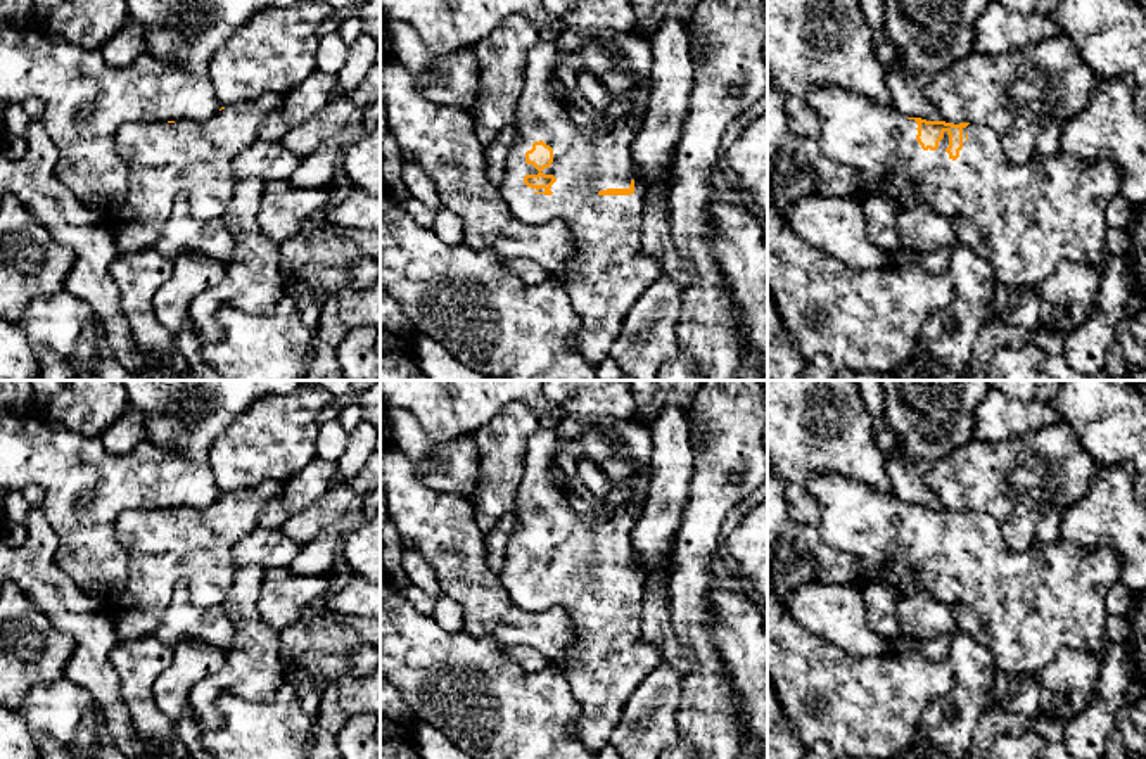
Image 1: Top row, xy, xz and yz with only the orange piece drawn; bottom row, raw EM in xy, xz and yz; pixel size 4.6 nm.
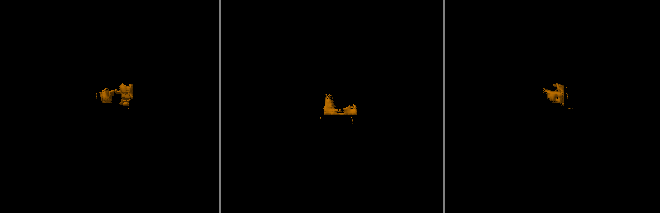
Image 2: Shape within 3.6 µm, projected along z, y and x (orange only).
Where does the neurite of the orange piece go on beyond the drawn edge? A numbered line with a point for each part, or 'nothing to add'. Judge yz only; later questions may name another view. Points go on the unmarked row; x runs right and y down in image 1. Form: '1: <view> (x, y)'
1: yz (1024, 607)

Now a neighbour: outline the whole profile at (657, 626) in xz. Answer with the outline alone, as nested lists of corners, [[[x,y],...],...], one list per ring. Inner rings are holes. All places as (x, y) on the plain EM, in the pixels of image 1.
[[[671,567],[659,569],[645,584],[641,602],[640,640],[660,648],[660,662],[684,674],[690,662],[683,652],[683,643],[676,638],[669,610]]]

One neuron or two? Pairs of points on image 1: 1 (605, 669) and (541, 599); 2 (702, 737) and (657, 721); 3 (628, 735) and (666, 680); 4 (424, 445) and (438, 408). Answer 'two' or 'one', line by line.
1: one
2: two
3: one
4: two

